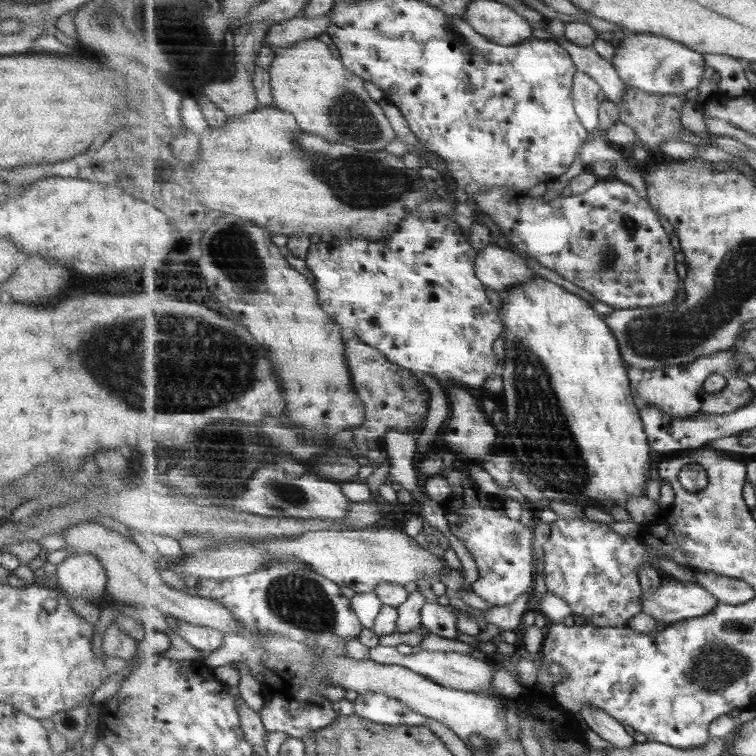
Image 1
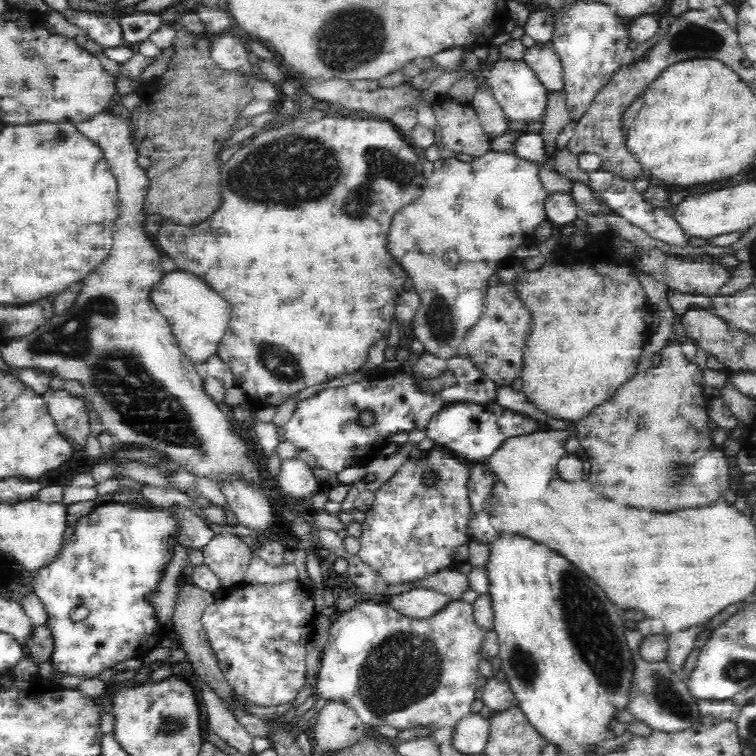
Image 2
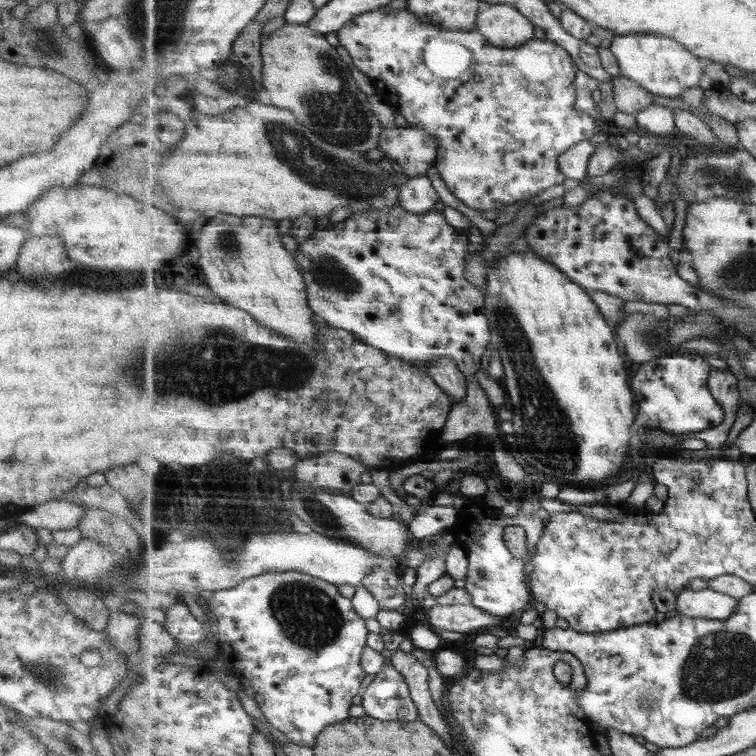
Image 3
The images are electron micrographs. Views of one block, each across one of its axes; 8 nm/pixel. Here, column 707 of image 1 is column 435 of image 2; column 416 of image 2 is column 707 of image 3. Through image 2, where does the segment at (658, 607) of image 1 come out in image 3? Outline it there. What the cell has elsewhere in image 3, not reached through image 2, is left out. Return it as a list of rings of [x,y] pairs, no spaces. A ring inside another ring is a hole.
[[[709,588],[699,590],[699,592],[685,589],[676,595],[676,606],[672,614],[682,614],[691,618],[725,620],[733,614],[737,604],[739,604],[737,599]]]

